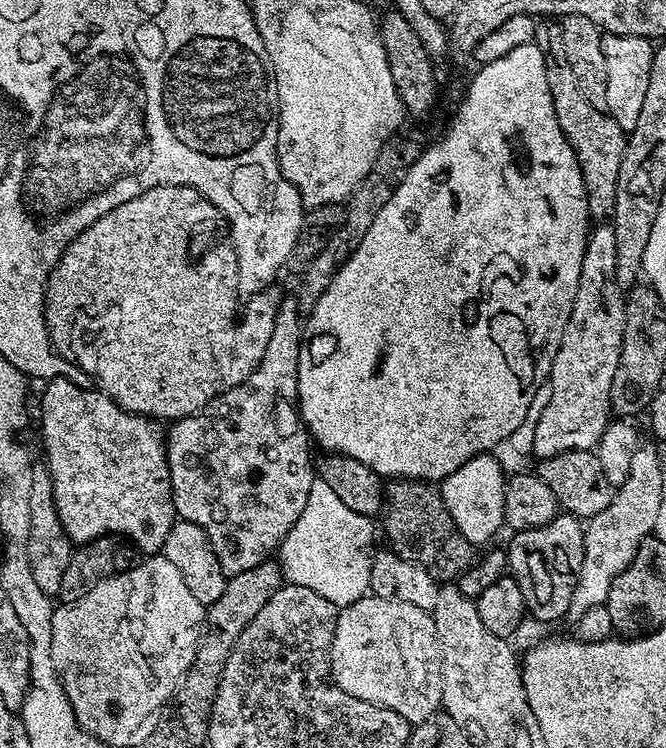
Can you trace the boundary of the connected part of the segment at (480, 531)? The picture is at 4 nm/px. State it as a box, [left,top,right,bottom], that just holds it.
[439,454,506,546]

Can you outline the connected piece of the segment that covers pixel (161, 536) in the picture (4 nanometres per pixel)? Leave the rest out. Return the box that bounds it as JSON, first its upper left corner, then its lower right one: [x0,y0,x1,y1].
[38,378,178,553]

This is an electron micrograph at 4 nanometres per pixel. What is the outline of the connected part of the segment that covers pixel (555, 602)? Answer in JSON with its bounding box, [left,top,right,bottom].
[506,514,585,620]

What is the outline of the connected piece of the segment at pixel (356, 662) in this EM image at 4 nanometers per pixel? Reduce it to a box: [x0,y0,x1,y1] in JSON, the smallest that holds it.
[330,594,442,726]

